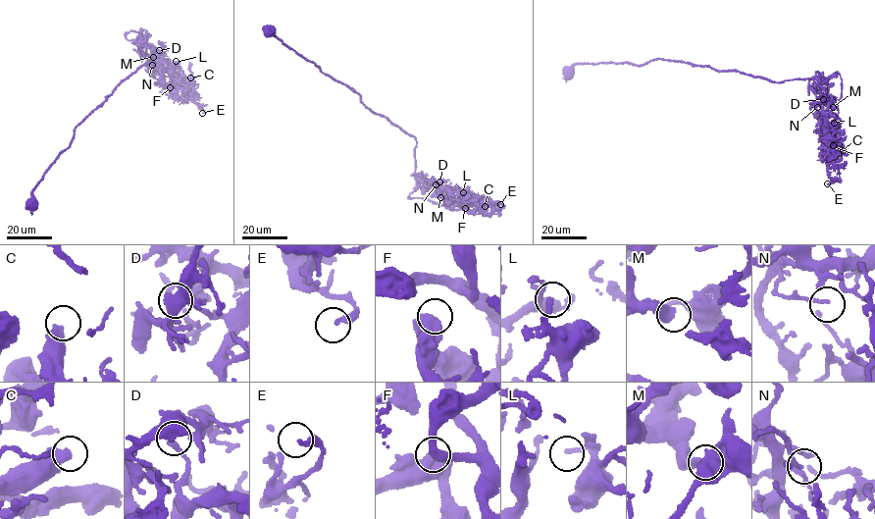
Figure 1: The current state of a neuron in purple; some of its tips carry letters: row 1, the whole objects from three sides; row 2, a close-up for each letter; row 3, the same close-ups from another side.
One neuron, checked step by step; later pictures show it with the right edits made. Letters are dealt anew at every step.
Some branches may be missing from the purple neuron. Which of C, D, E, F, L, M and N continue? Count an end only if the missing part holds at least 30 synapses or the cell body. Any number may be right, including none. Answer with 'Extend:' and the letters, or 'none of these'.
Extend: none of these

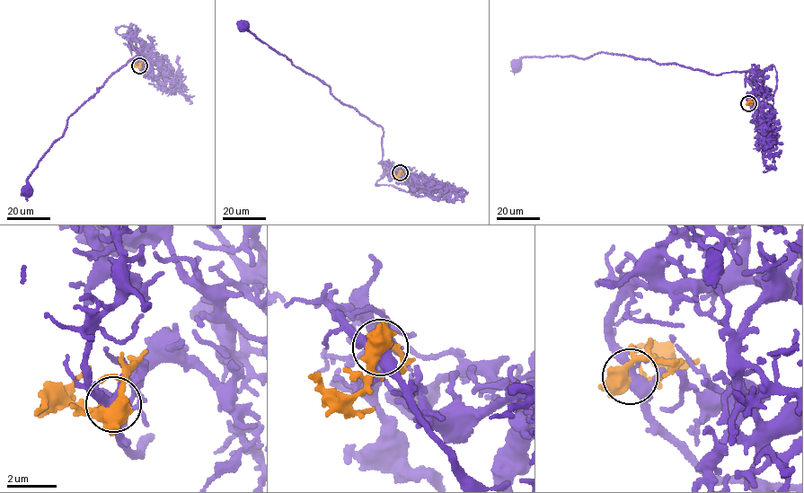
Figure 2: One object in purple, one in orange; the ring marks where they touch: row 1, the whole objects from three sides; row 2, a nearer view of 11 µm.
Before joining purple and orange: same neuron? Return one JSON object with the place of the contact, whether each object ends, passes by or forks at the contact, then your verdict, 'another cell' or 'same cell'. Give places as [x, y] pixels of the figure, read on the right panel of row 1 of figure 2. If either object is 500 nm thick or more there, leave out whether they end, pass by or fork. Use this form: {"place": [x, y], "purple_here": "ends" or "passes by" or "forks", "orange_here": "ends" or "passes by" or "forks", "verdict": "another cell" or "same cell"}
{"place": [748, 103], "purple_here": "forks", "orange_here": "forks", "verdict": "another cell"}

